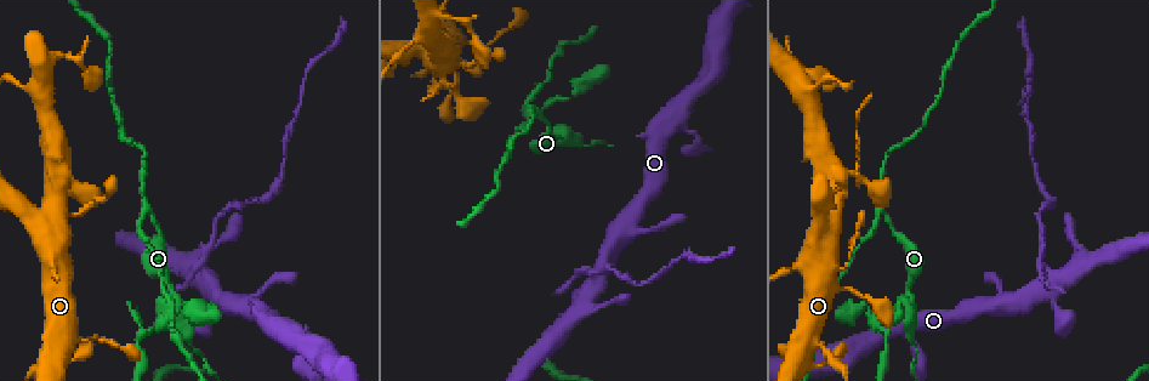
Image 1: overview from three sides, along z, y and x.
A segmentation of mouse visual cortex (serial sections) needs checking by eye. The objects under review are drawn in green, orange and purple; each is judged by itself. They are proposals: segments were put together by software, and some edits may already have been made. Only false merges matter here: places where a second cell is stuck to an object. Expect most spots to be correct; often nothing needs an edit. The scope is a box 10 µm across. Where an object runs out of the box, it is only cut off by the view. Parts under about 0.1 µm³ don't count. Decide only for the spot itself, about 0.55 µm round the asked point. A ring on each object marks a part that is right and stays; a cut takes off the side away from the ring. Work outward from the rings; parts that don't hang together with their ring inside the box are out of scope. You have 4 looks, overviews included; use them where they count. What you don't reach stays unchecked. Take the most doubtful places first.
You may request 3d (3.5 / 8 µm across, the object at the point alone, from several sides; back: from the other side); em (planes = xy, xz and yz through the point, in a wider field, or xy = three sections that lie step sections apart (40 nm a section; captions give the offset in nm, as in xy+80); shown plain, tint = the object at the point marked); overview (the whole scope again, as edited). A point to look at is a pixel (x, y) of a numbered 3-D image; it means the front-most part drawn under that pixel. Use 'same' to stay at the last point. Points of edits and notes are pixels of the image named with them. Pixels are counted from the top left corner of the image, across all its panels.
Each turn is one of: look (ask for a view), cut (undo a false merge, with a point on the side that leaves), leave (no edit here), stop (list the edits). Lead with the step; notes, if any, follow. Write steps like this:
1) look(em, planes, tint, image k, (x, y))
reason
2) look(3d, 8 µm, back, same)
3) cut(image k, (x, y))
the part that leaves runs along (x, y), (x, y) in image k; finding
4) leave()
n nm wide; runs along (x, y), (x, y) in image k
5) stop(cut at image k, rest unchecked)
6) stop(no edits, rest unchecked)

look(3d, 3.5 µm, image 1, (147, 208))
side arm on a straight run

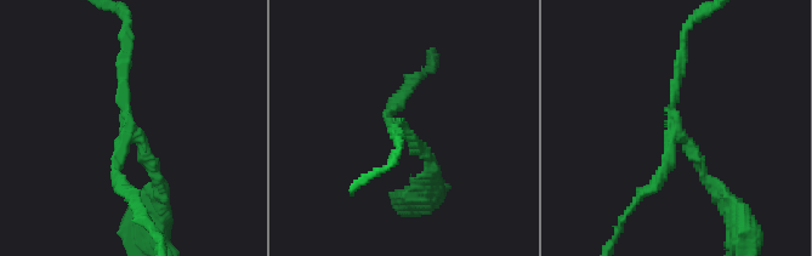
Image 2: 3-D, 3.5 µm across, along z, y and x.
look(em, planes, tint, image 2, (405, 134))

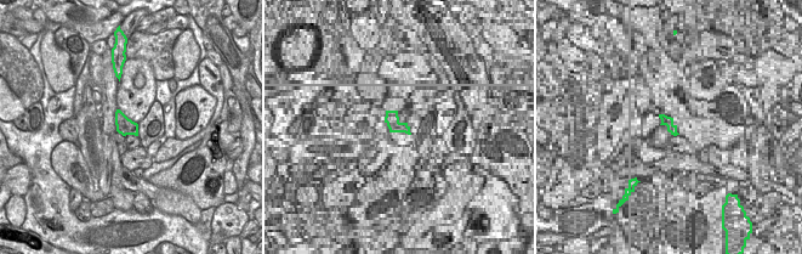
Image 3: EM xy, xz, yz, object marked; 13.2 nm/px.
leave()
arms of 150, 150, 150 nm; continuous, no second cell

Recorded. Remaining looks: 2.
look(em, xy, step 3, tint, image 1, (679, 126))
a narrow waist

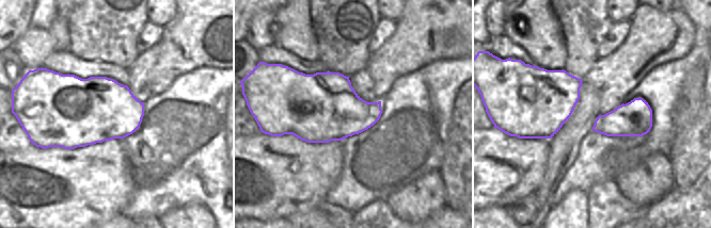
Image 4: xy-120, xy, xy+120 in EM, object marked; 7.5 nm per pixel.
look(3d, 3.5 µm, same)
wider look

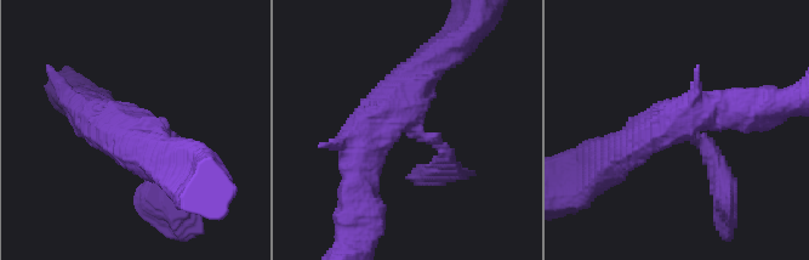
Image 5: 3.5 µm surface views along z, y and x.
leave()
runs along (360, 175), (364, 134), (438, 56) in image 5; all the same cell

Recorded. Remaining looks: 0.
stop(no edits, rest unchecked)

